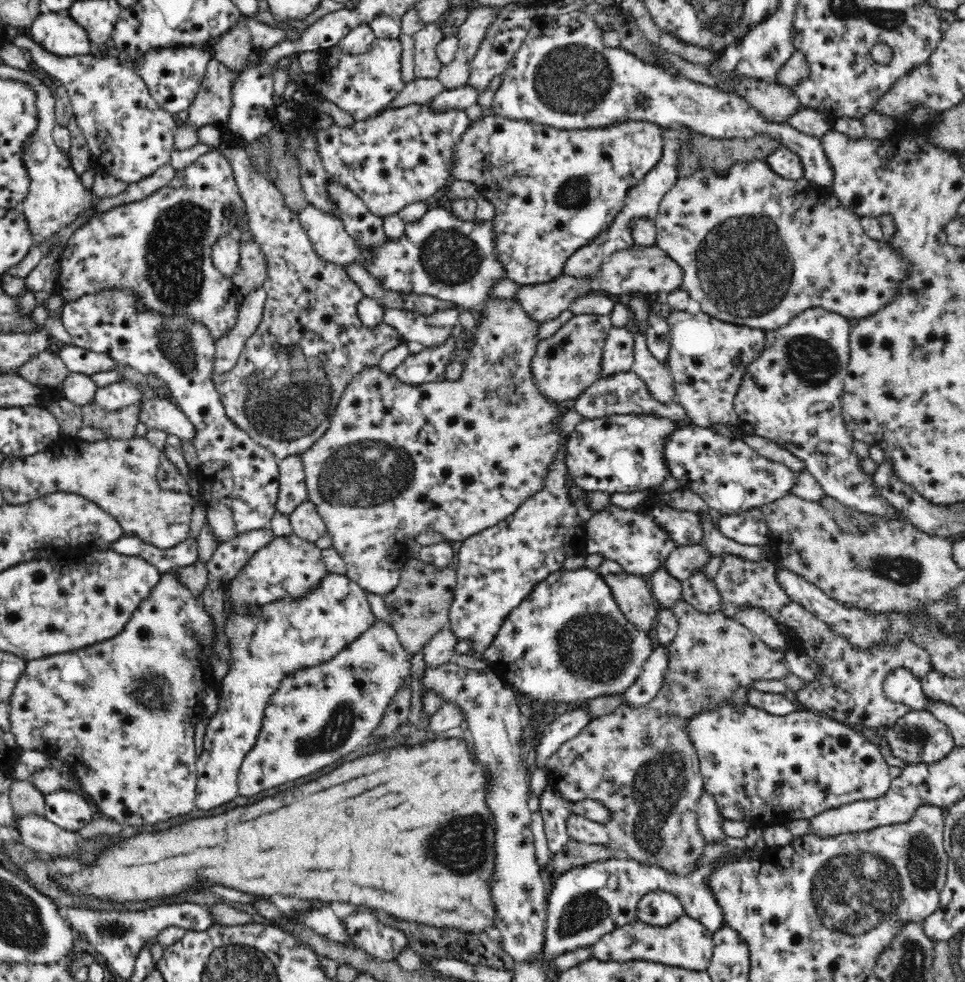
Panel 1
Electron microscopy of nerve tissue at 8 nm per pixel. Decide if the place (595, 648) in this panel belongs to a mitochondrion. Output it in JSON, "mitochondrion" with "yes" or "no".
{"mitochondrion":"yes"}

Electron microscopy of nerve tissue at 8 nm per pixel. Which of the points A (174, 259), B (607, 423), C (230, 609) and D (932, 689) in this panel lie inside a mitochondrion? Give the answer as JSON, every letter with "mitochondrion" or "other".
{"A":"mitochondrion","B":"other","C":"other","D":"other"}

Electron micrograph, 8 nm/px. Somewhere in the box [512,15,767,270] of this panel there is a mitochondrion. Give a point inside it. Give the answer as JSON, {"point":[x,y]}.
{"point":[573,80]}

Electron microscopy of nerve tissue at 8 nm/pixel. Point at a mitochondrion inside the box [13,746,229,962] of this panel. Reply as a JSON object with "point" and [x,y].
{"point":[114,928]}

